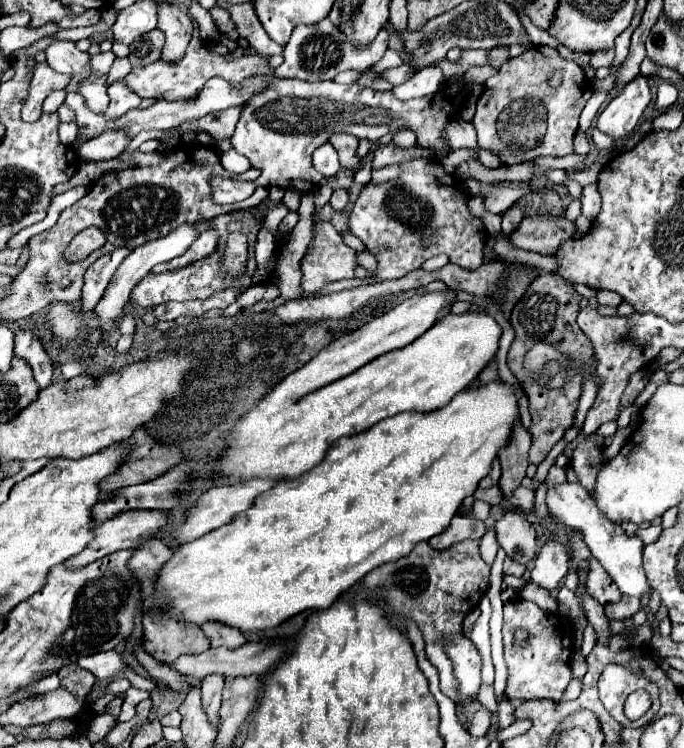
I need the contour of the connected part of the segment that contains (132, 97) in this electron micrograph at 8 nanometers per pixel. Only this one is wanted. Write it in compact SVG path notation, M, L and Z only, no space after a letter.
M117 80L109 86L109 98L111 98L111 104L105 112L105 118L109 120L115 120L123 116L127 110L137 108L141 104L141 98L131 88L127 88L125 80Z

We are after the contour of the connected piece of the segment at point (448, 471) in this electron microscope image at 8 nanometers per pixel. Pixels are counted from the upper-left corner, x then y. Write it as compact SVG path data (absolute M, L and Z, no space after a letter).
M497 380L497 384L485 384L485 388L481 388L481 384L479 384L475 388L461 390L459 394L453 396L453 400L445 408L439 408L433 412L401 412L397 416L391 416L391 418L377 422L375 426L371 426L365 432L359 432L359 434L347 436L347 438L339 438L329 448L329 452L321 464L307 470L299 478L277 482L271 490L257 496L255 504L247 512L241 512L241 516L235 516L231 520L231 524L225 524L225 526L211 530L209 534L205 534L193 542L183 544L173 554L173 558L159 572L159 584L161 584L159 588L165 592L165 598L173 604L173 608L167 610L165 614L175 616L183 622L193 622L193 624L203 624L207 620L215 620L215 622L229 624L241 632L259 632L265 628L275 628L281 622L285 622L287 618L291 618L303 610L311 610L311 608L327 610L341 596L341 592L351 588L355 582L359 582L373 568L407 556L415 544L425 542L425 540L441 534L449 526L449 522L457 514L461 502L467 496L473 496L473 492L477 490L477 484L491 472L491 462L497 458L497 452L501 448L505 448L505 444L509 444L509 432L513 430L513 424L517 422L517 418L519 418L517 386L509 384L505 380Z

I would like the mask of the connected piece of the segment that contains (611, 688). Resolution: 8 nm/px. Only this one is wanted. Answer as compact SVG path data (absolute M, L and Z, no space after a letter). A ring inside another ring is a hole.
M607 664L607 668L603 670L603 674L598 680L598 691L599 698L603 702L603 706L607 706L609 714L627 728L641 728L645 724L649 724L661 708L657 684L651 682L649 678L645 678L641 672L633 672L621 664ZM639 688L643 688L651 694L653 704L645 716L641 716L637 722L633 722L625 716L623 704L625 704L625 698L633 690L639 690Z

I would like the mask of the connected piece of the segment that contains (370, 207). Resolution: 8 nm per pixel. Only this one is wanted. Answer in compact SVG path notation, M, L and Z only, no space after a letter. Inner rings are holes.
M411 160L411 162L403 162L401 164L403 172L397 178L397 182L387 182L387 184L367 184L355 206L353 212L349 214L349 230L365 244L365 248L377 258L377 270L369 272L363 278L363 284L375 284L375 282L383 282L383 280L395 280L395 278L403 278L405 274L417 270L423 266L425 260L429 260L431 256L437 254L447 254L449 260L453 264L459 264L463 268L477 268L483 264L483 246L485 246L485 226L479 218L475 218L469 210L467 210L467 198L469 192L465 194L465 188L461 186L461 182L455 176L445 174L443 166L439 164L439 160ZM433 232L437 232L433 244L423 250L419 248L421 238L431 236Z

